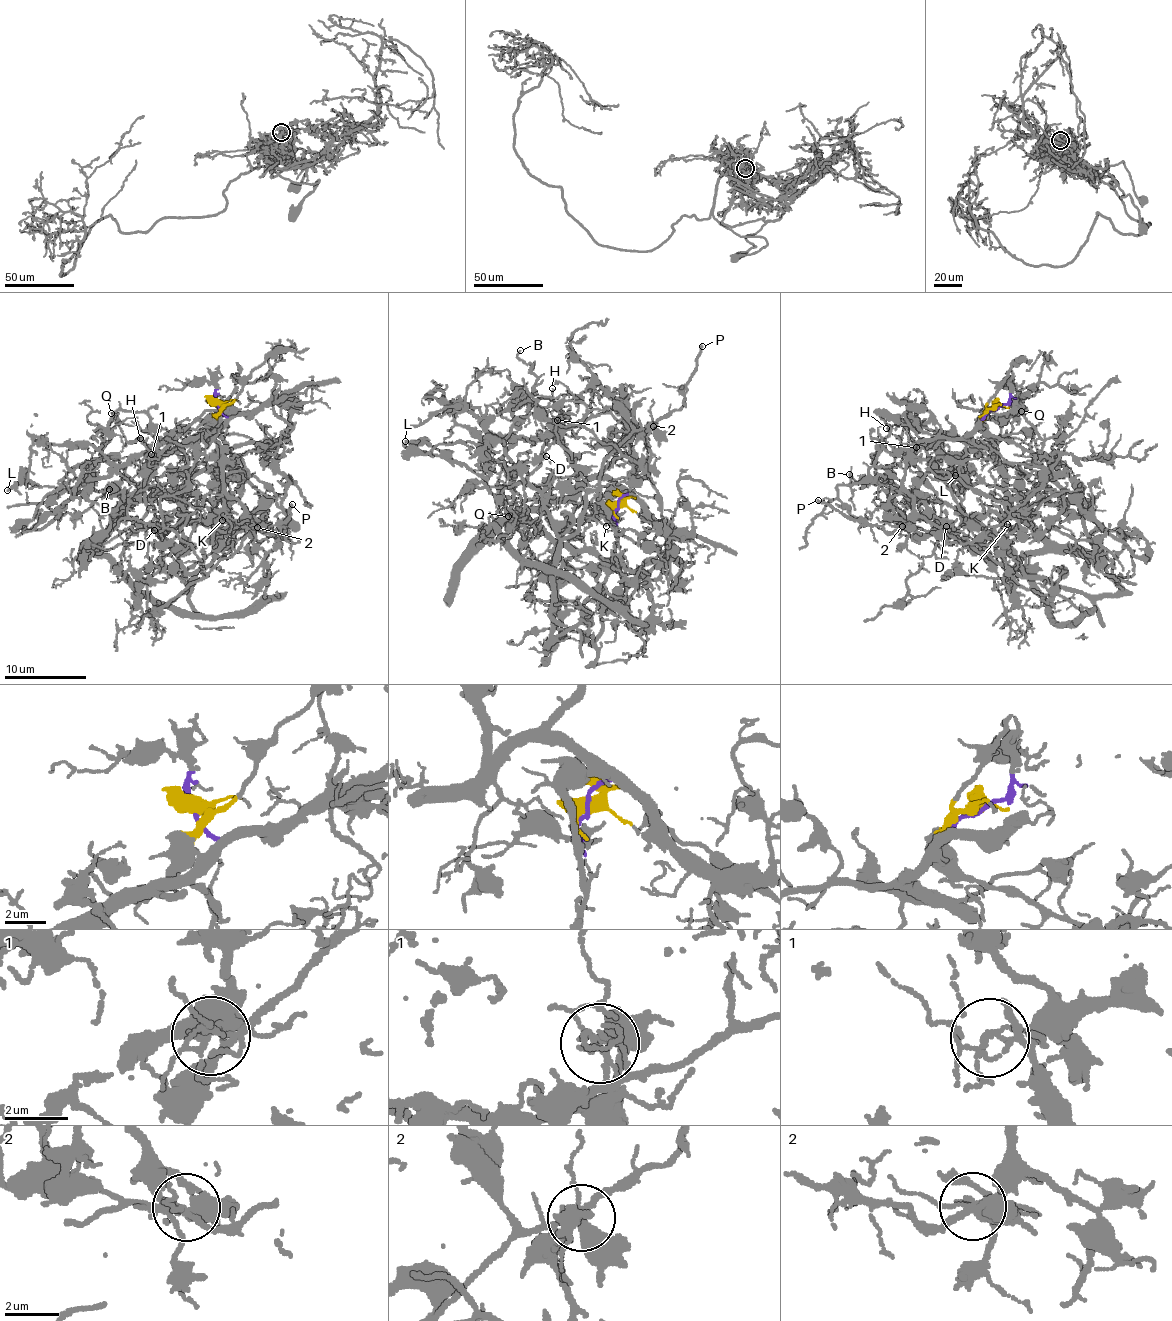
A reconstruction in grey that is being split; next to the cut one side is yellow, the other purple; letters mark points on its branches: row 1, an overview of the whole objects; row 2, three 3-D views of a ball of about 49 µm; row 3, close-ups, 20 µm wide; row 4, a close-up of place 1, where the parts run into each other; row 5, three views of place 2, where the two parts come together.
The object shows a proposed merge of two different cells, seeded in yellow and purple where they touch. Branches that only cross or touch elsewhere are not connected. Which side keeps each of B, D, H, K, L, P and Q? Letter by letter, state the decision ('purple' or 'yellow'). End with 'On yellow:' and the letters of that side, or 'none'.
B: purple
D: purple
H: purple
K: purple
L: purple
P: purple
Q: purple
On yellow: none

